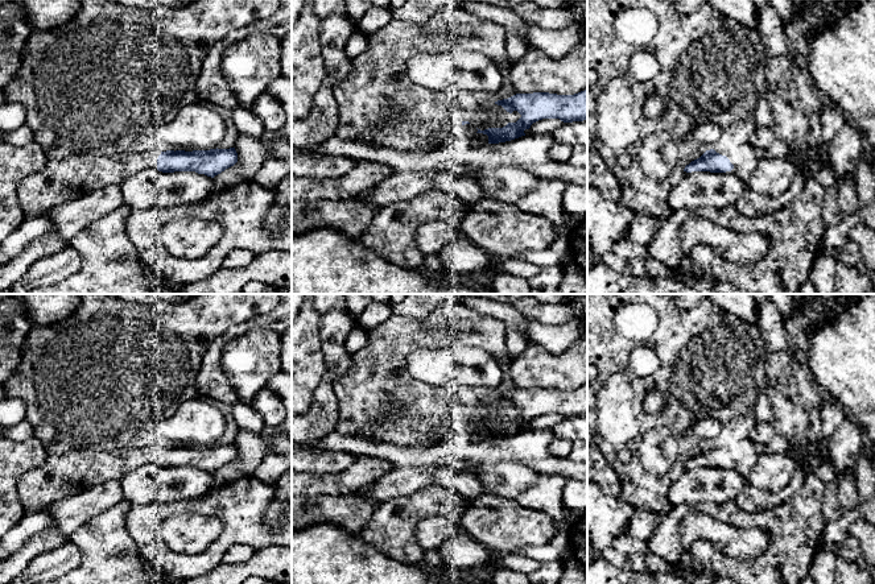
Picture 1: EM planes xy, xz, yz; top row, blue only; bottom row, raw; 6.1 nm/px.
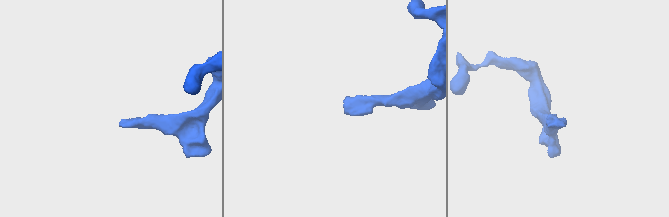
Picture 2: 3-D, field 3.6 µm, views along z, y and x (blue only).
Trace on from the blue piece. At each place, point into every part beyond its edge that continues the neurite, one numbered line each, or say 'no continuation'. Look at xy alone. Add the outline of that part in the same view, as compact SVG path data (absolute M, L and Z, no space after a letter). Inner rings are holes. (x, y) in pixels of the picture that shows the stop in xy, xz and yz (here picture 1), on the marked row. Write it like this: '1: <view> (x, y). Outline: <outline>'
1: xy (64, 179). Outline: M154 146L149 152L48 160L41 171L20 182L20 206L25 214L38 214L108 185L120 185L139 171L157 169L160 154L161 149Z

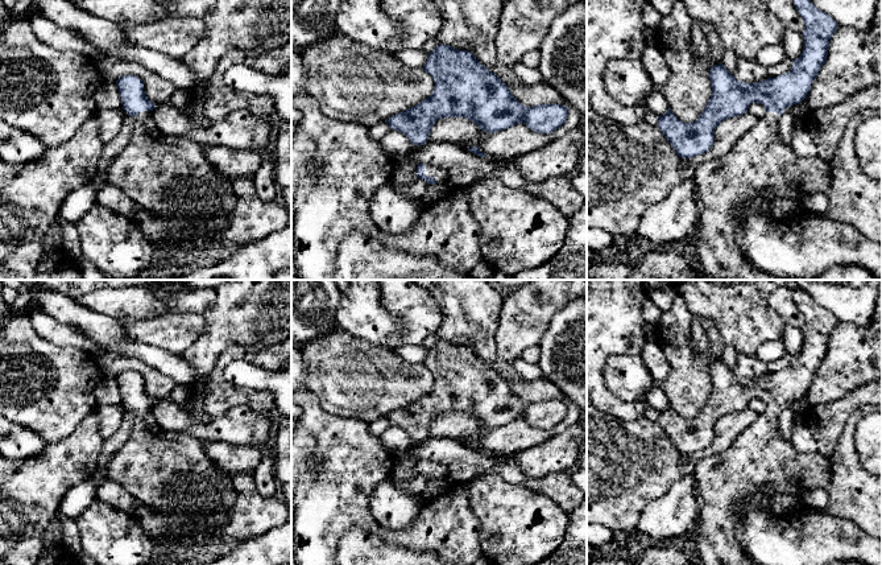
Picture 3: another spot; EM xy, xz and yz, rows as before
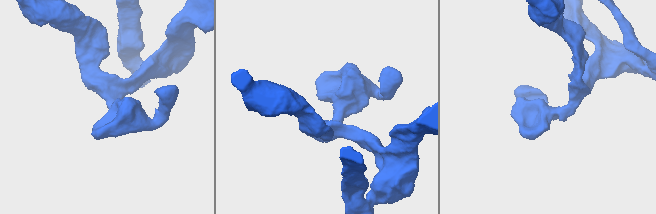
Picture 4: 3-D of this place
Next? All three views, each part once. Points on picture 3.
1: xz (440, 174). Outline: M425 164L425 174L434 177L436 183L447 182L448 180L448 172L432 164Z

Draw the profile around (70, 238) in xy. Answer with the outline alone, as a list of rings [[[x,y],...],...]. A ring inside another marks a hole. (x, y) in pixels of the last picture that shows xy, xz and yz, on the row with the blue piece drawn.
[[[61,214],[57,215],[54,222],[57,222],[61,228],[61,235],[62,235],[61,247],[66,252],[73,255],[76,260],[79,260],[83,255],[82,255],[79,234],[75,224],[63,219]]]

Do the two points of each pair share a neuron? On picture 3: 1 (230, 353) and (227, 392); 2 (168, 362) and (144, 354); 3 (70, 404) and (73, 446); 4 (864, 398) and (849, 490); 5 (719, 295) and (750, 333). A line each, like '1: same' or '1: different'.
1: same
2: same
3: different
4: different
5: same

